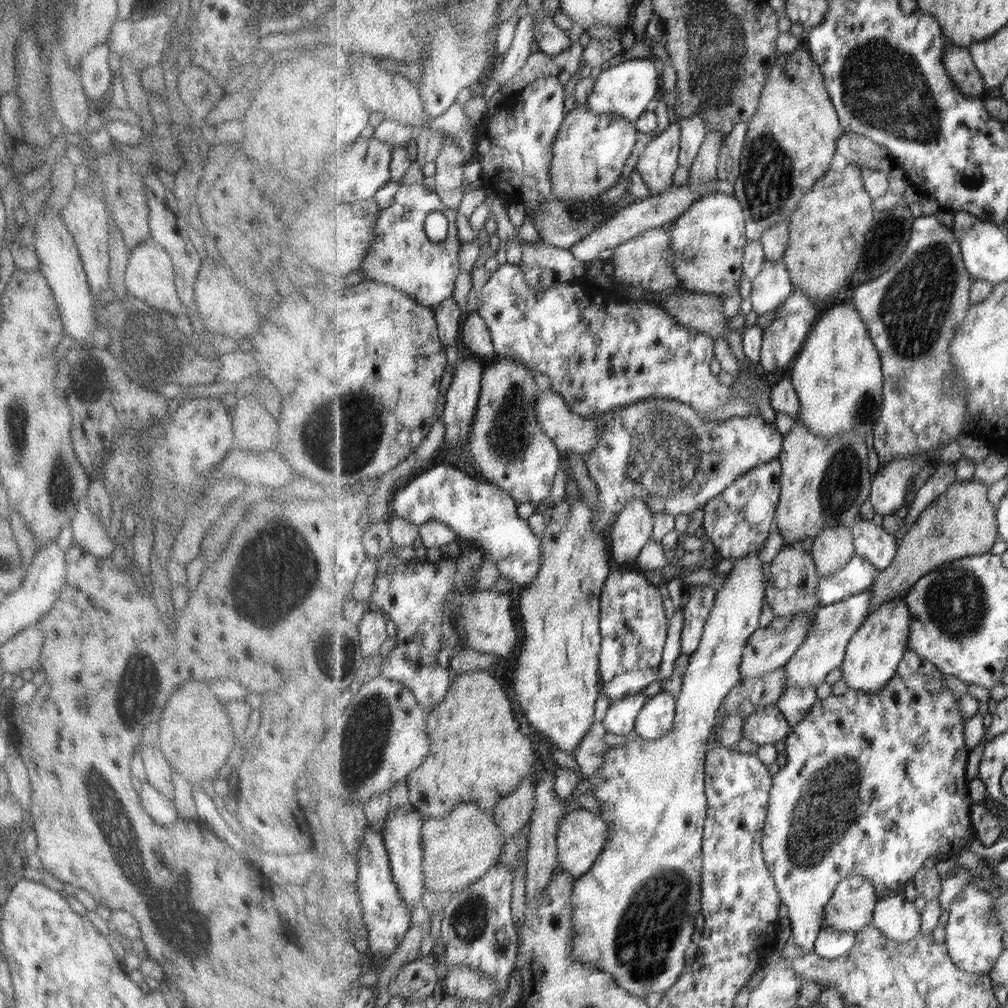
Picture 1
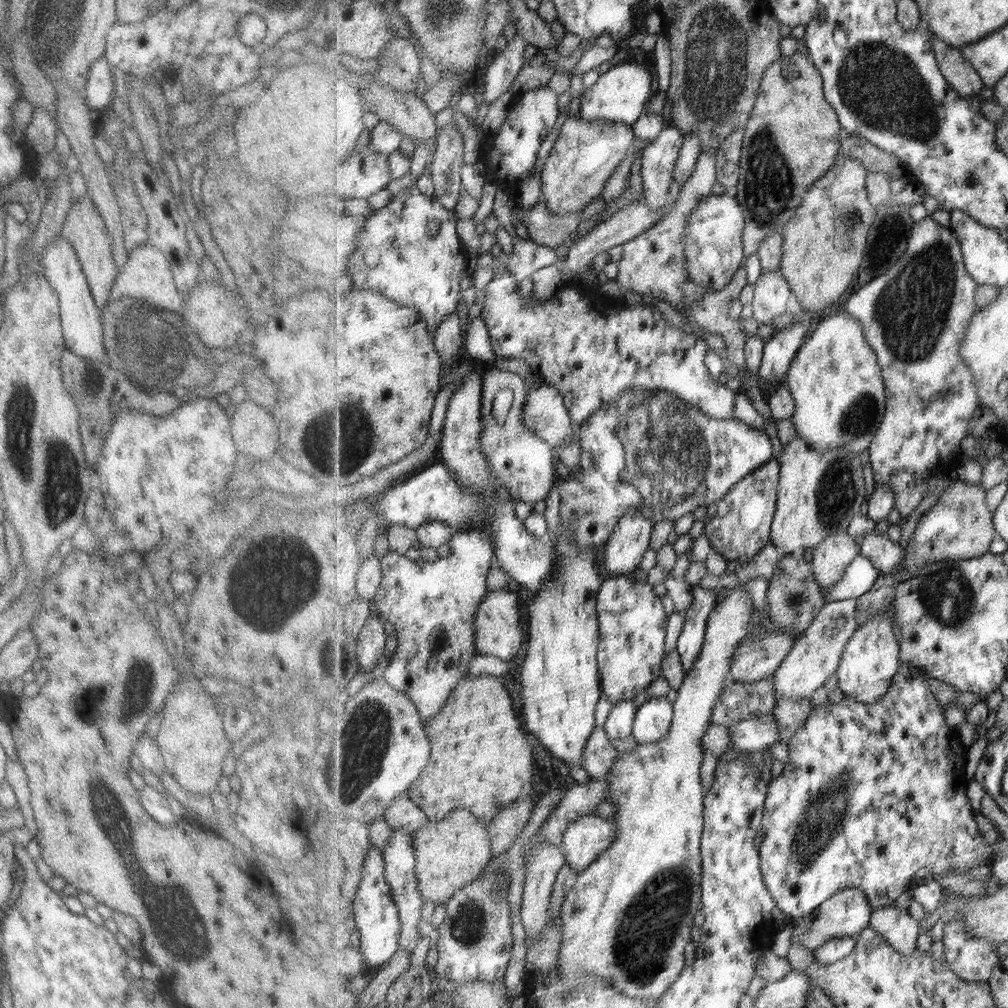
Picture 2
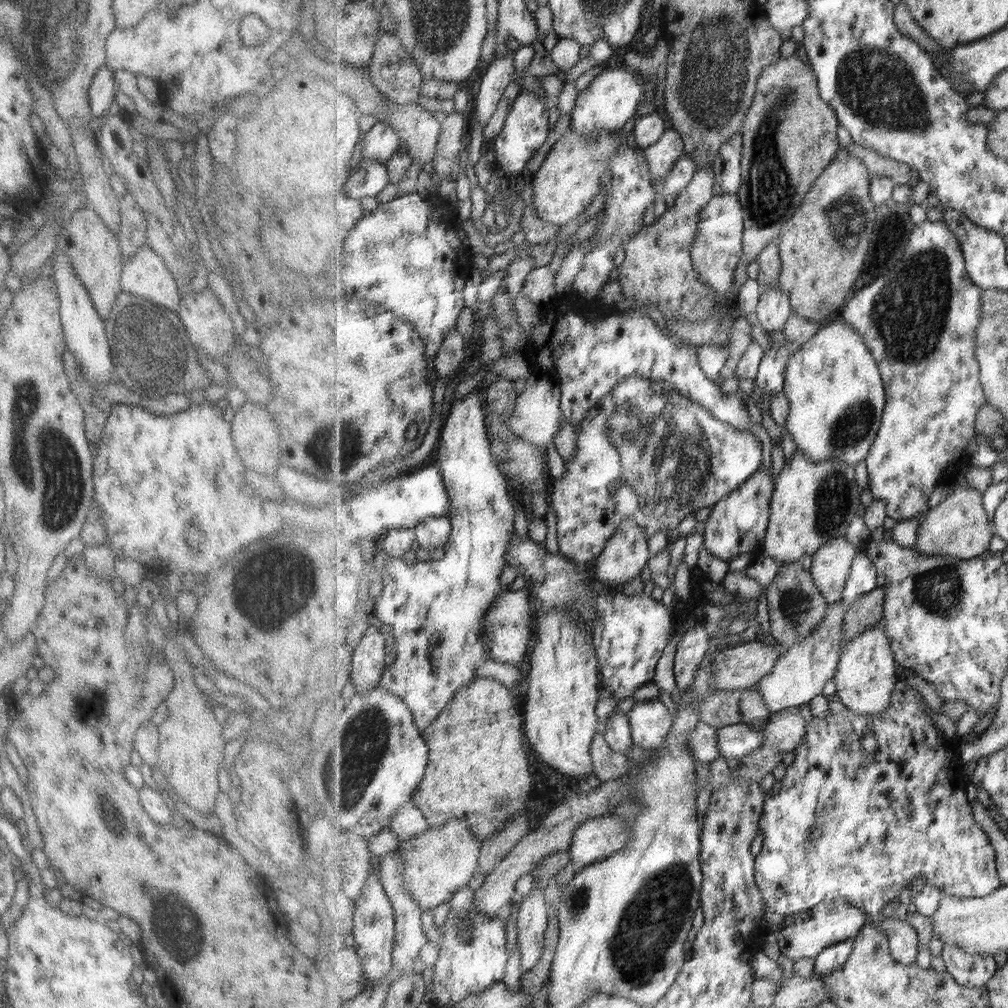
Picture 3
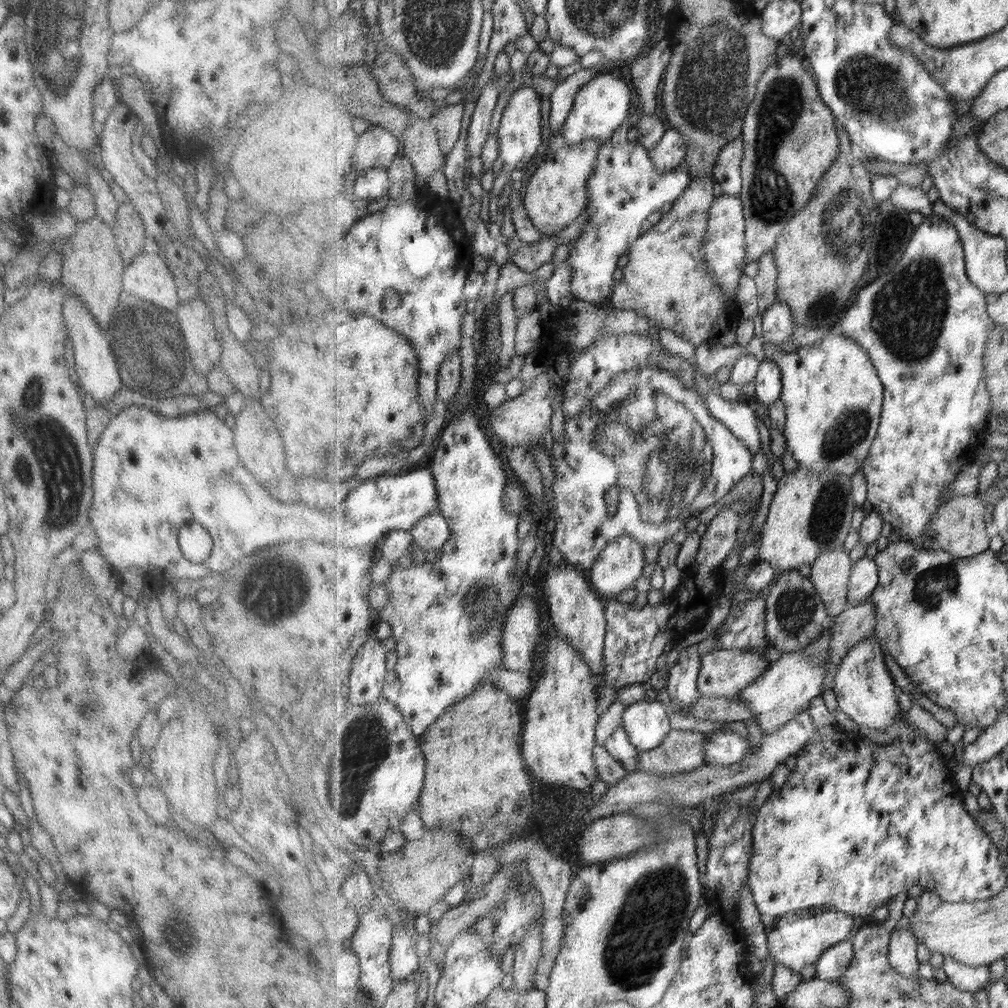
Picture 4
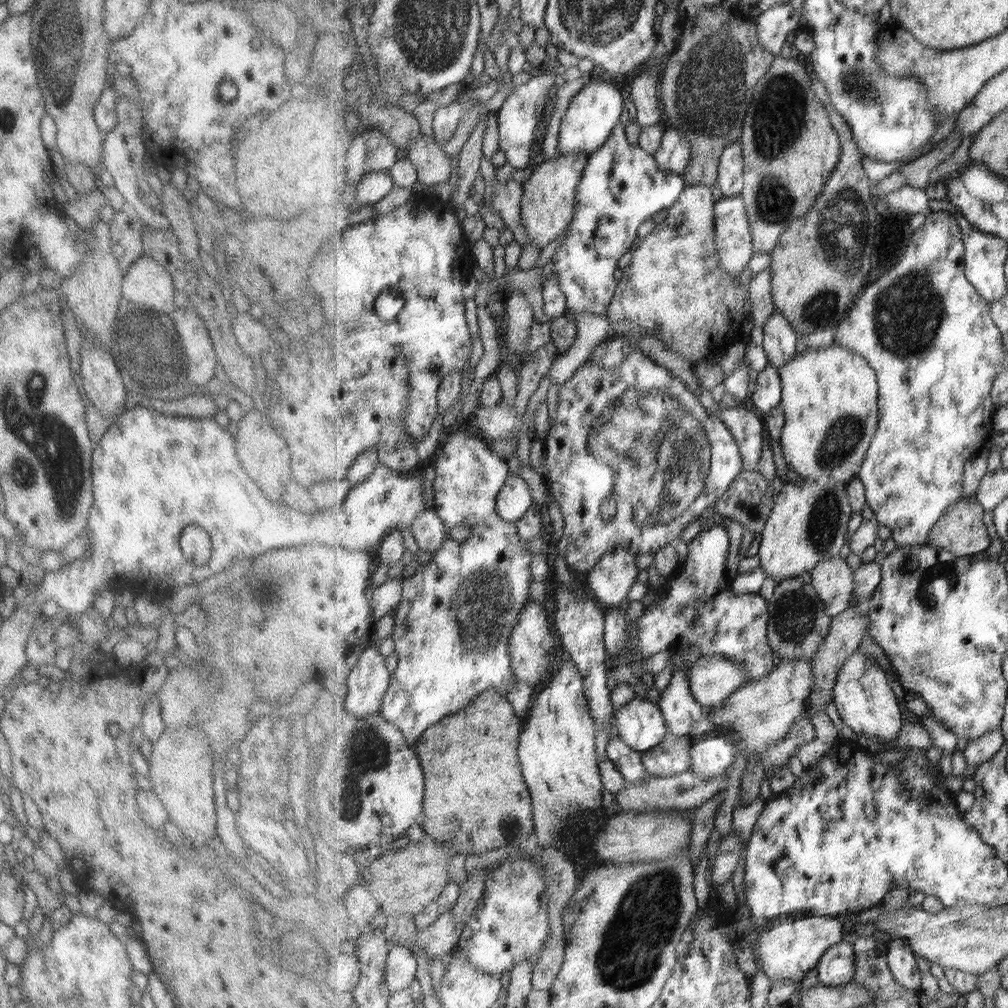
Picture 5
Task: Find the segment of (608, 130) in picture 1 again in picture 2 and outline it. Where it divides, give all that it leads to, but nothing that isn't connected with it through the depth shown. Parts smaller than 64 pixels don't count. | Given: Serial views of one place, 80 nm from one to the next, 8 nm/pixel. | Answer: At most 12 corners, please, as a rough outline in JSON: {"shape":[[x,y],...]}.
{"shape":[[566,119],[539,173],[553,215],[599,198],[635,136]]}

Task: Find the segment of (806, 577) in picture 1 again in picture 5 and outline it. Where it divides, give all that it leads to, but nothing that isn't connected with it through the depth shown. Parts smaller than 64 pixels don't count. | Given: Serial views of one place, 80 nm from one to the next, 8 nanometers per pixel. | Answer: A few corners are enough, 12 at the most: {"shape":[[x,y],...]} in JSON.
{"shape":[[781,581],[769,599],[778,661],[814,656],[832,616],[812,583]]}

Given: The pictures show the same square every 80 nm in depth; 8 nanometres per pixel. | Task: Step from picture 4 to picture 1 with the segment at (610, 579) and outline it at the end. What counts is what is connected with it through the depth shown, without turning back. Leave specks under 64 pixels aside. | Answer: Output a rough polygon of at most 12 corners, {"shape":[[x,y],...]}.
{"shape":[[633,498],[609,530],[611,559],[635,567],[655,512]]}

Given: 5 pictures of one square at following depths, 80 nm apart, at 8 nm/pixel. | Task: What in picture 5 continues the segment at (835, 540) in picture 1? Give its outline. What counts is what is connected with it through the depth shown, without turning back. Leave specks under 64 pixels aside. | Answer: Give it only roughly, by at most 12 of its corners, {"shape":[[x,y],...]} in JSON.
{"shape":[[841,556],[810,573],[827,612],[844,613],[856,589],[853,568]]}

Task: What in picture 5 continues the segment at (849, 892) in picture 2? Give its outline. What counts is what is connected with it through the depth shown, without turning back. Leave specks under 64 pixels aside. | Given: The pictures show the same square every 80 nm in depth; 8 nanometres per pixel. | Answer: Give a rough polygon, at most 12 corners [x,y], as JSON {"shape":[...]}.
{"shape":[[785,916],[756,940],[759,971],[801,982],[845,916]]}

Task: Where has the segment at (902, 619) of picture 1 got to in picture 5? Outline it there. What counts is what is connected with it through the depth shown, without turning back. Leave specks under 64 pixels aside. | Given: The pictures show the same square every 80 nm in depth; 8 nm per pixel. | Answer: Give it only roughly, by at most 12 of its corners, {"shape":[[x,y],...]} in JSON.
{"shape":[[857,651],[834,704],[859,736],[892,742],[903,726],[887,672]]}

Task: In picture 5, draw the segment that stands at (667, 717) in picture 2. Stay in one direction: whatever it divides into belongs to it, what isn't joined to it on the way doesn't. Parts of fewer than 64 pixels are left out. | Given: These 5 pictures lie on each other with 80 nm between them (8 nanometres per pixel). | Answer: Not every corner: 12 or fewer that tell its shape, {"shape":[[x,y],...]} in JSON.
{"shape":[[641,697],[616,709],[620,739],[640,753],[668,733],[660,706]]}

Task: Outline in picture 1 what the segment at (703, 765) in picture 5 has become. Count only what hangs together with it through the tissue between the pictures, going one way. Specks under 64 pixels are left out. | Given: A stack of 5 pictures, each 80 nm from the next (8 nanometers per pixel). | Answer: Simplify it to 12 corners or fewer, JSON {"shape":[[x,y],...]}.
{"shape":[[776,704],[748,716],[743,738],[757,746],[787,738],[790,724]]}

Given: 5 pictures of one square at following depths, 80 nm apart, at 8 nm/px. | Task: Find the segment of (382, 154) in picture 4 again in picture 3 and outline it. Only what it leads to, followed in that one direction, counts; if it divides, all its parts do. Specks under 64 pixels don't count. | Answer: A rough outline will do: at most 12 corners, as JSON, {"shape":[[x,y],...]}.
{"shape":[[388,122],[367,123],[358,157],[386,163],[400,136]]}

